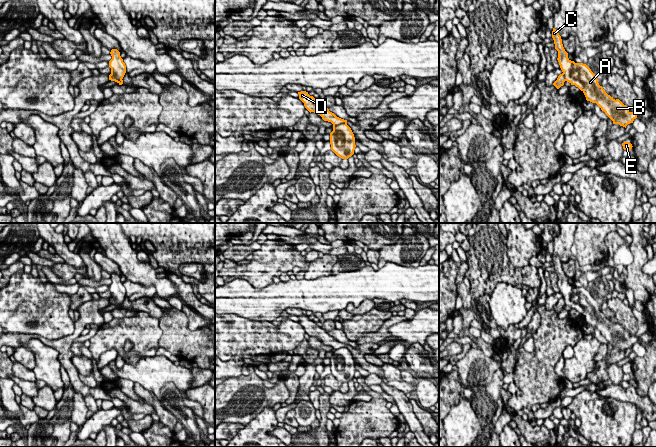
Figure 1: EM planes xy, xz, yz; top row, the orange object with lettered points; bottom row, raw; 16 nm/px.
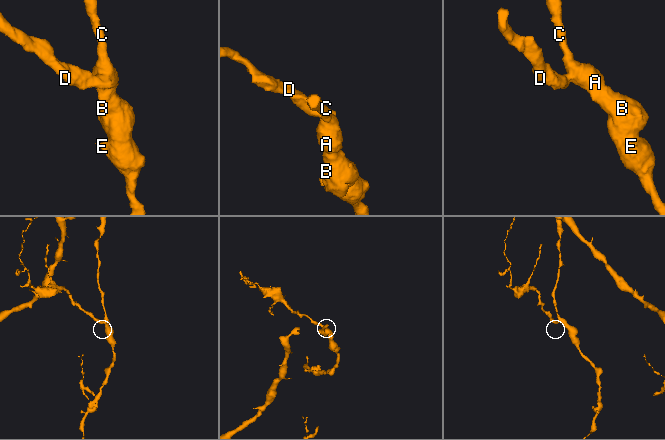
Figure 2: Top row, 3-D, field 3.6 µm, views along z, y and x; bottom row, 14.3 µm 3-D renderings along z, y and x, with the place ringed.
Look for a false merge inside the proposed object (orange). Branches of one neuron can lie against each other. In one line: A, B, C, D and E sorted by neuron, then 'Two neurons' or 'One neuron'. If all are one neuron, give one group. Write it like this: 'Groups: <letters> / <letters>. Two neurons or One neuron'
Groups: A B C E / D. Two neurons

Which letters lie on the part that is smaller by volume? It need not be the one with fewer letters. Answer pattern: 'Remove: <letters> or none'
Remove: D

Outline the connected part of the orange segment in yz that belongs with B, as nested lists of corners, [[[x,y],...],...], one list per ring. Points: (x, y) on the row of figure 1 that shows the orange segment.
[[[553,28],[552,38],[555,49],[558,51],[558,62],[564,75],[565,81],[578,87],[585,95],[586,100],[596,103],[602,111],[613,121],[613,124],[626,126],[637,118],[637,114],[629,111],[629,107],[624,105],[619,99],[614,99],[608,95],[591,69],[583,63],[575,63],[568,58],[561,36]]]

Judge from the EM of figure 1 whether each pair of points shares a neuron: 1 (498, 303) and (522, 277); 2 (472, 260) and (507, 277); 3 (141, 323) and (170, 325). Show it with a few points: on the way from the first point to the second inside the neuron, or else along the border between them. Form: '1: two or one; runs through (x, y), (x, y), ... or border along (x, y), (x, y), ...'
1: two; border along (515, 286), (499, 282), (491, 292)
2: one; runs through (477, 270), (488, 281), (497, 277)
3: two; border along (158, 319), (158, 325), (161, 330), (159, 346)

